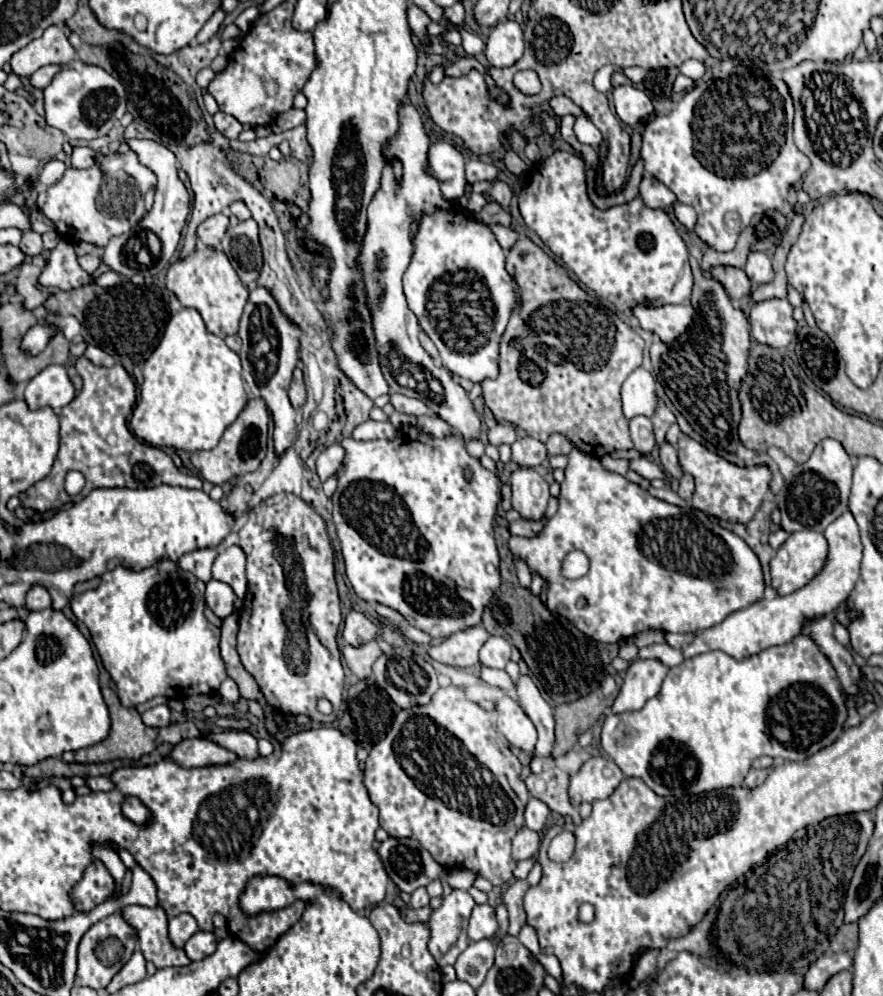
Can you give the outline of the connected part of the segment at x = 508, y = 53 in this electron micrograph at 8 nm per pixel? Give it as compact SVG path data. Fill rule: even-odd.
M508 19L498 23L486 43L486 59L492 67L512 67L524 53L522 27Z

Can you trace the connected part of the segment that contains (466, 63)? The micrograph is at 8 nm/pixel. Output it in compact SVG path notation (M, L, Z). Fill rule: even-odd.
M460 57L460 59L456 59L452 65L446 65L446 75L450 75L450 77L462 77L462 75L466 75L470 69L478 69L480 73L484 73L486 75L486 69L474 59L474 57Z

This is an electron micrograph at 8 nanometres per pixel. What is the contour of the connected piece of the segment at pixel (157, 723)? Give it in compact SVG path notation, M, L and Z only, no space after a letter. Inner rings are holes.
M158 705L158 707L152 707L148 711L142 713L142 721L144 725L148 727L166 727L170 723L170 709L166 705Z

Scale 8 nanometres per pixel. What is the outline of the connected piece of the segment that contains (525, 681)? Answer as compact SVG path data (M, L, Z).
M520 675L516 679L516 701L538 729L536 753L544 759L550 759L550 751L552 751L552 745L554 745L552 707L542 699L538 687L534 685L534 681L528 675Z

